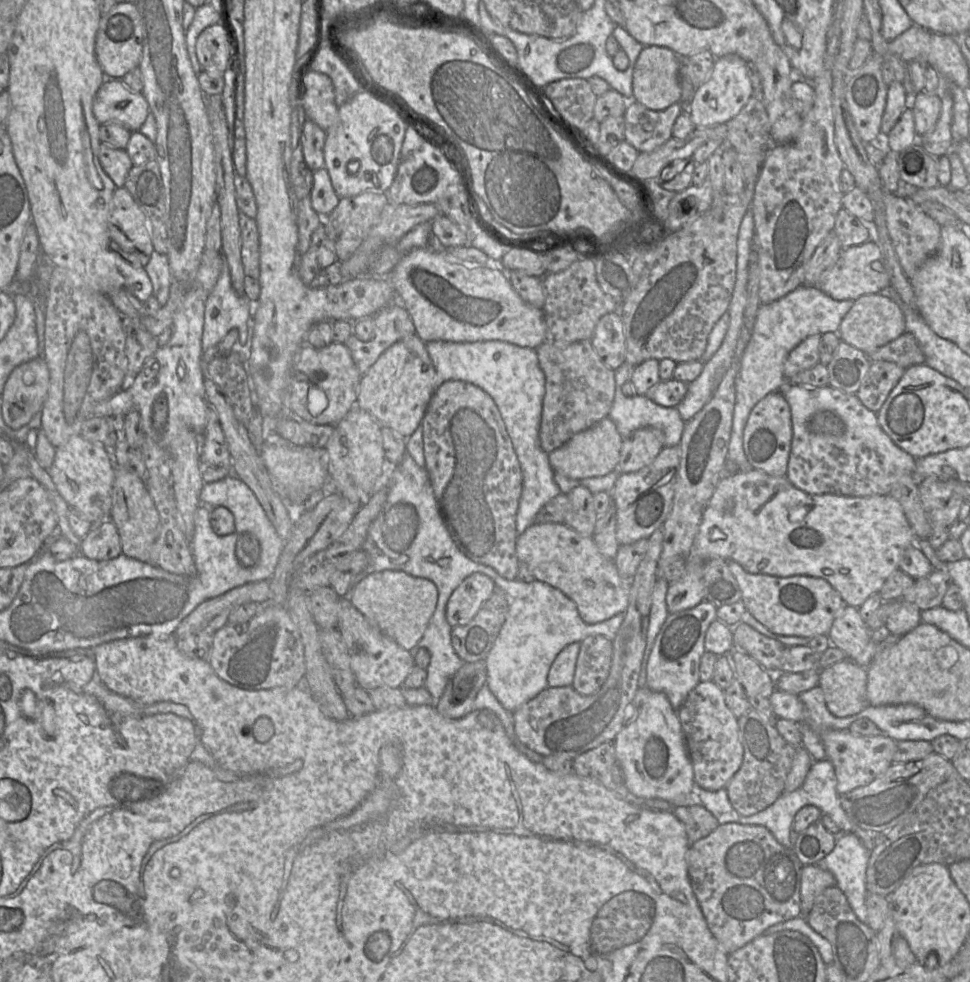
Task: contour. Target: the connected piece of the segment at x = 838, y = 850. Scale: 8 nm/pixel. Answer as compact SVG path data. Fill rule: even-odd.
M840 832L834 849L816 863L834 875L836 886L845 894L853 912L862 923L867 923L865 898L869 856L870 851L857 835Z

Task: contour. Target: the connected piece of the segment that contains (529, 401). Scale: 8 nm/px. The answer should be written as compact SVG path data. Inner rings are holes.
M438 340L425 344L435 368L434 391L445 381L462 380L483 389L498 407L523 476L522 494L516 515L518 536L531 524L536 523L535 518L539 510L560 493L568 494L577 486L588 488L593 495L599 492L611 493L620 474L618 470L599 477L569 479L553 470L548 453L541 448L539 431L545 394L545 376L539 365L536 349L500 340L477 342Z

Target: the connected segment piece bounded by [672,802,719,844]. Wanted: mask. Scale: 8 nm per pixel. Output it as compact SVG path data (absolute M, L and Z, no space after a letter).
M698 802L672 807L672 812L684 824L689 844L706 837L719 825L717 819Z

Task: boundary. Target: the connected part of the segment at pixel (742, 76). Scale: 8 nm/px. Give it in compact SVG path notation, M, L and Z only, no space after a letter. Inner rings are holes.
M727 54L716 58L710 78L698 87L689 105L691 120L696 127L726 124L739 114L754 95L750 80L750 65L737 54Z

